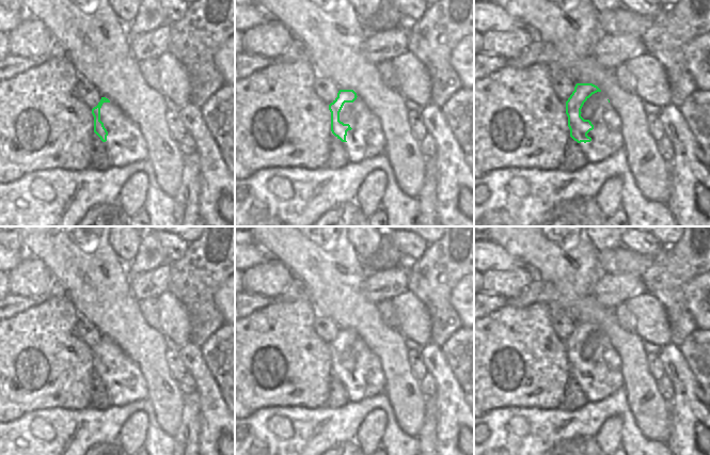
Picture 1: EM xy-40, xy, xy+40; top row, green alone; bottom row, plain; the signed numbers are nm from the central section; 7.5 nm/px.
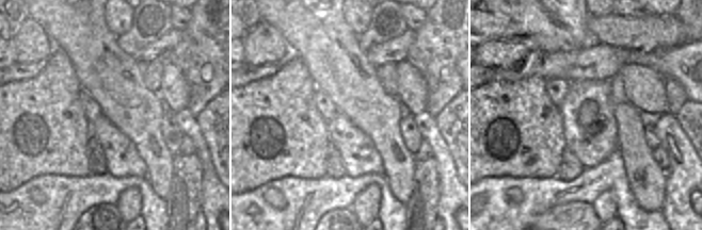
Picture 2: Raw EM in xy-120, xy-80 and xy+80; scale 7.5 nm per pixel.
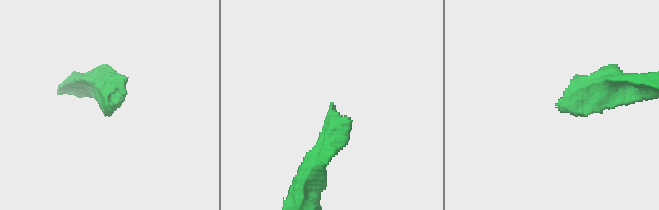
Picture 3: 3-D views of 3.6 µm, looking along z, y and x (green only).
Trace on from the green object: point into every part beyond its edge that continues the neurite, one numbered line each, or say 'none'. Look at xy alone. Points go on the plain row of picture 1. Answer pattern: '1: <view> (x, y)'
1: xy (365, 379)

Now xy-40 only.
1: xy-40 (125, 383)

